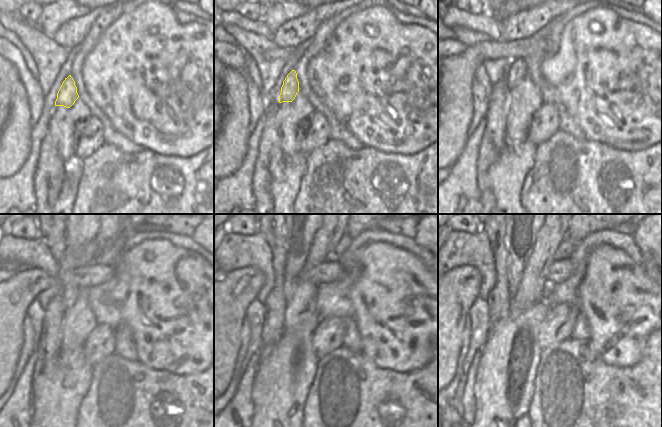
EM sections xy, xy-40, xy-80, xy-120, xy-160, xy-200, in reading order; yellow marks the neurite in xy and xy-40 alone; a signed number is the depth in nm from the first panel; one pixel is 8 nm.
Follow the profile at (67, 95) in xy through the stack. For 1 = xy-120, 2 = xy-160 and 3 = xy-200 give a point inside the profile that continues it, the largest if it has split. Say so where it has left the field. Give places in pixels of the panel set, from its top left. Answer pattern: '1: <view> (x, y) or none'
1: xy-120 (69, 293)
2: xy-160 (299, 234)
3: xy-200 (520, 234)

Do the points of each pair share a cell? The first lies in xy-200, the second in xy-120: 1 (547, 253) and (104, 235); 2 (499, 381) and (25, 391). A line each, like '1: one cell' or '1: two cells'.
1: one cell
2: two cells

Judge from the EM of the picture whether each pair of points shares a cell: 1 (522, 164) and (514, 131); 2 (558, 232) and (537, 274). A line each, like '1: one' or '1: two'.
1: two
2: one

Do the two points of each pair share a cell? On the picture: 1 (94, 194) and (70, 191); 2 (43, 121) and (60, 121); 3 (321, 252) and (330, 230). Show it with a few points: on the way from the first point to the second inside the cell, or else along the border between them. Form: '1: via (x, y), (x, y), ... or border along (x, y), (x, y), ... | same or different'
1: border along (81, 169), (75, 200), (72, 203) | different
2: border along (55, 106), (49, 121), (48, 131) | different
3: via (321, 247), (328, 235) | same

